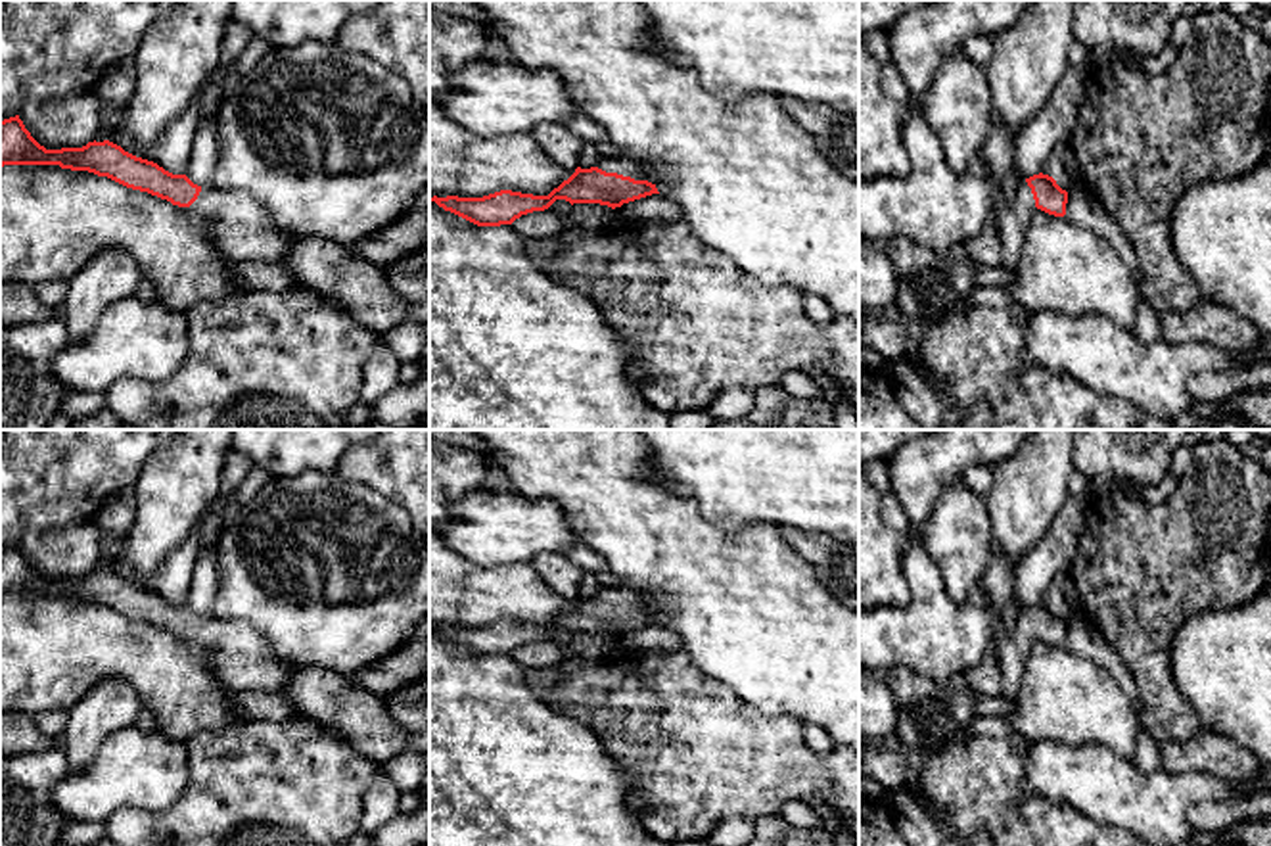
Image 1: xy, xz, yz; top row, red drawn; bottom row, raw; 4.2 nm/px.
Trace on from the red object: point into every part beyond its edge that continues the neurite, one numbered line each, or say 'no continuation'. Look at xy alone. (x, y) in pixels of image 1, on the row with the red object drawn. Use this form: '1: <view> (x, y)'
1: xy (240, 227)

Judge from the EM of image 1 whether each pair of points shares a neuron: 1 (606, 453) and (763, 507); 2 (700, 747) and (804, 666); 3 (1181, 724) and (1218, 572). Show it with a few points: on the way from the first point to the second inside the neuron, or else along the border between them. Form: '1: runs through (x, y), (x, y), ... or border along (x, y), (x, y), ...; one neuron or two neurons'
1: border along (648, 449), (652, 463), (648, 478), (689, 497); two neurons
2: border along (716, 680), (762, 712), (796, 720); two neurons
3: runs through (1155, 683), (1153, 630), (1178, 605); one neuron

